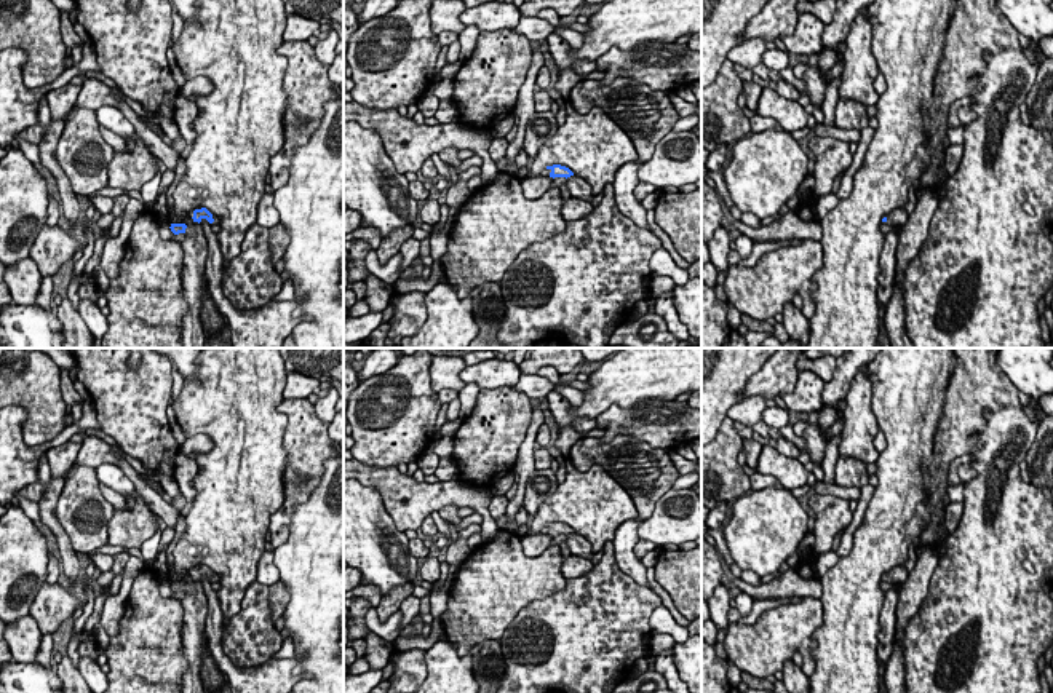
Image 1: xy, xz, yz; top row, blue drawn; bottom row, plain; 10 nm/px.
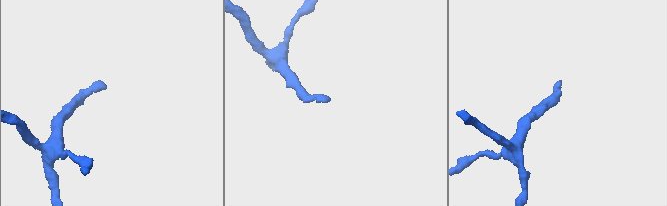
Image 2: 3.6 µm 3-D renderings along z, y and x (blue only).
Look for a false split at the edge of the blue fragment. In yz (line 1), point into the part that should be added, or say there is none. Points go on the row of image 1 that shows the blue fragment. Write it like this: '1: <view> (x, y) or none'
1: yz (897, 217)

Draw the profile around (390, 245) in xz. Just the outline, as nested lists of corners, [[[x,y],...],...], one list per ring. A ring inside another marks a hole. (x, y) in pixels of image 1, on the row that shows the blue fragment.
[[[406,225],[393,230],[388,236],[382,238],[379,248],[376,249],[380,263],[387,263],[393,255],[396,255],[401,246],[412,238],[415,227]]]

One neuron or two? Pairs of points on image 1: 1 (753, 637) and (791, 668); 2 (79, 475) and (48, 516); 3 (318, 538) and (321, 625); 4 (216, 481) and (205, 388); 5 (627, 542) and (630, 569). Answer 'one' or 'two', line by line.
1: two
2: two
3: one
4: one
5: one

